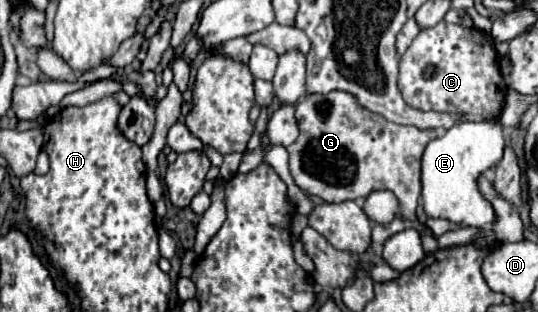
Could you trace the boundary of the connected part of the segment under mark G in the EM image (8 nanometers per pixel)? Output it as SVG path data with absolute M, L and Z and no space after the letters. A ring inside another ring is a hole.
M345 91L327 95L303 95L297 103L299 137L287 147L289 171L295 183L327 203L365 199L369 193L387 189L401 203L401 213L415 219L421 197L421 155L437 135L433 129L421 131L409 125L397 125L385 117L357 105L355 97Z

